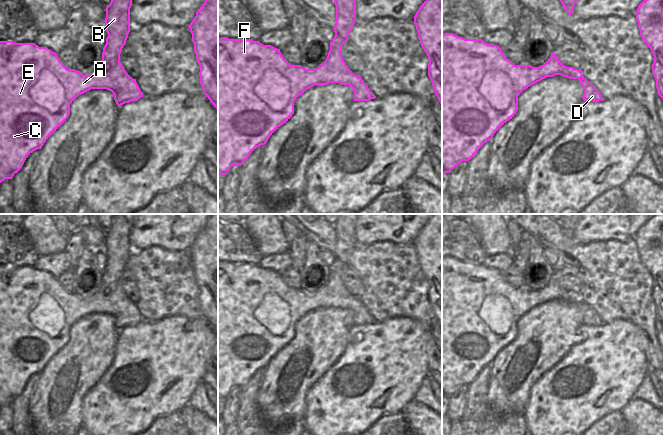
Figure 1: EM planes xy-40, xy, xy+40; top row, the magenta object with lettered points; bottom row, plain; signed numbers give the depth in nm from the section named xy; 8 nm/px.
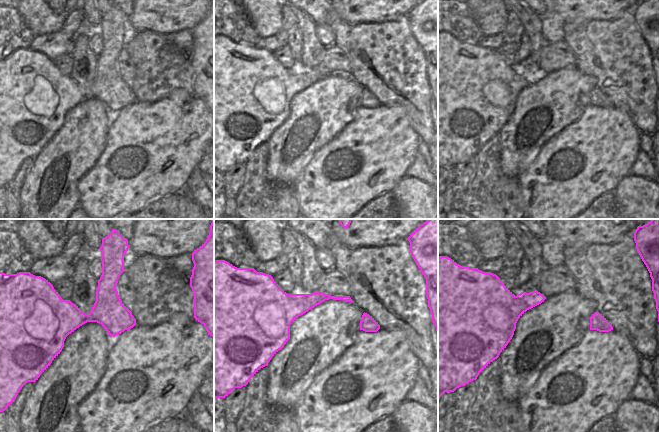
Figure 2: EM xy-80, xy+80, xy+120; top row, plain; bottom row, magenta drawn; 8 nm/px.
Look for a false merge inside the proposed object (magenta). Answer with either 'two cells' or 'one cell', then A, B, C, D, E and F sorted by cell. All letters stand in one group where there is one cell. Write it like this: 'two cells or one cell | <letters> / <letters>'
one cell | A B C D E F

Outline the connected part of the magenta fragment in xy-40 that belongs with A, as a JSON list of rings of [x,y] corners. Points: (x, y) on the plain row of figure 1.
[[[114,215],[112,224],[106,231],[106,268],[98,292],[89,299],[75,293],[67,293],[57,278],[47,271],[35,267],[15,267],[0,265],[0,407],[12,403],[23,390],[26,382],[35,374],[41,373],[46,364],[66,345],[70,338],[70,328],[81,318],[91,313],[107,313],[114,318],[120,331],[125,327],[137,325],[143,318],[136,306],[120,286],[122,272],[130,256],[130,232],[132,223],[123,215]]]

